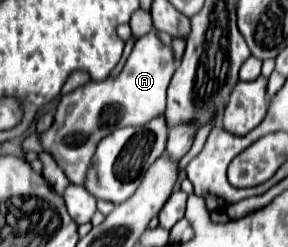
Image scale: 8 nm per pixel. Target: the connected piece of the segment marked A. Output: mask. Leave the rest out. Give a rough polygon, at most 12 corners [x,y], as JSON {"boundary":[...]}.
{"boundary":[[136,40],[116,78],[62,96],[40,134],[72,184],[102,138],[164,114],[172,48]]}

